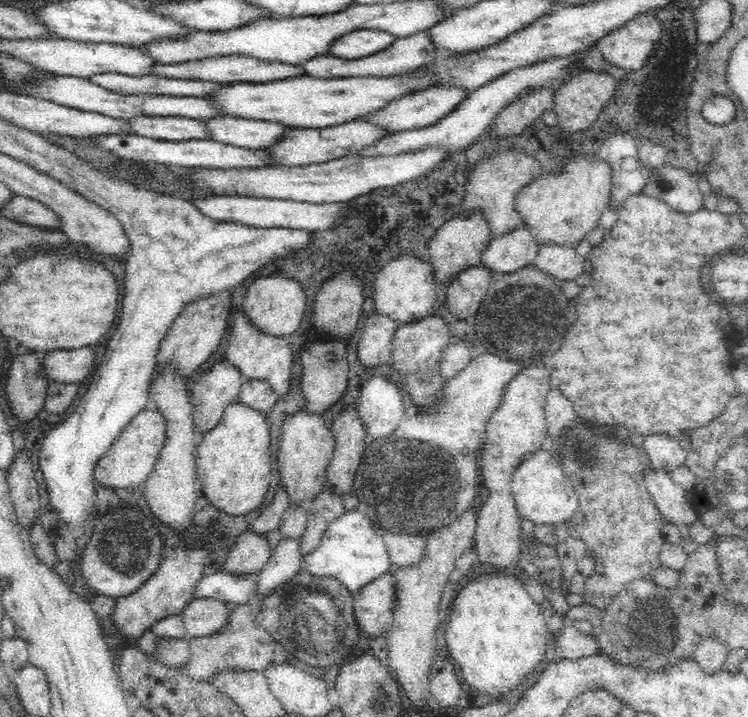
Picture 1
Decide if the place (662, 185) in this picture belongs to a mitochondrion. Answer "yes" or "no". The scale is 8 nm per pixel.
yes

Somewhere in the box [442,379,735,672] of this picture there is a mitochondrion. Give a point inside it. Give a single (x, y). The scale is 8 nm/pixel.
(653, 630)

